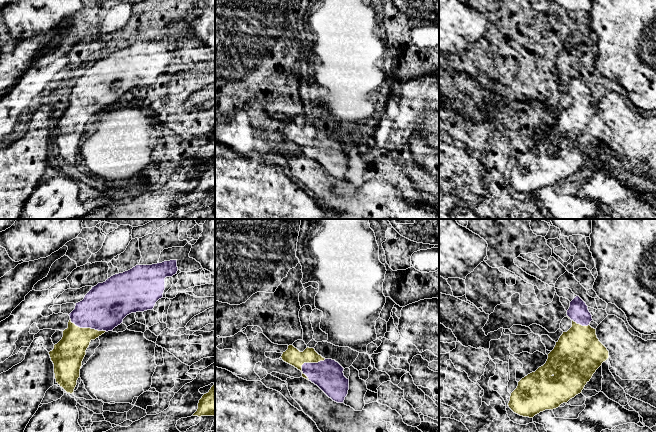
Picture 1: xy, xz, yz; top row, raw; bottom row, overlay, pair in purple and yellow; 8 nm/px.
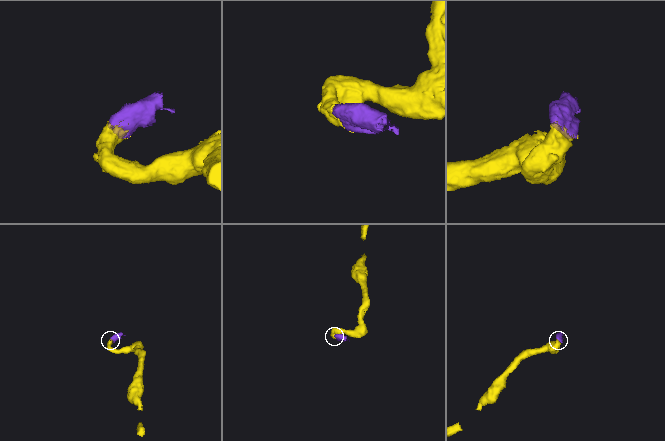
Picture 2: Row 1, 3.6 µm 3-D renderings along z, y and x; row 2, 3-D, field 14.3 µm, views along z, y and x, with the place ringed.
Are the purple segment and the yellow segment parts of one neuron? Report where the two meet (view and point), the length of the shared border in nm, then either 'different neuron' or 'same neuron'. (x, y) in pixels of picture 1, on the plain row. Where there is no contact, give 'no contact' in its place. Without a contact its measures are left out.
contact xz (309, 139); length 220 nm; same neuron

